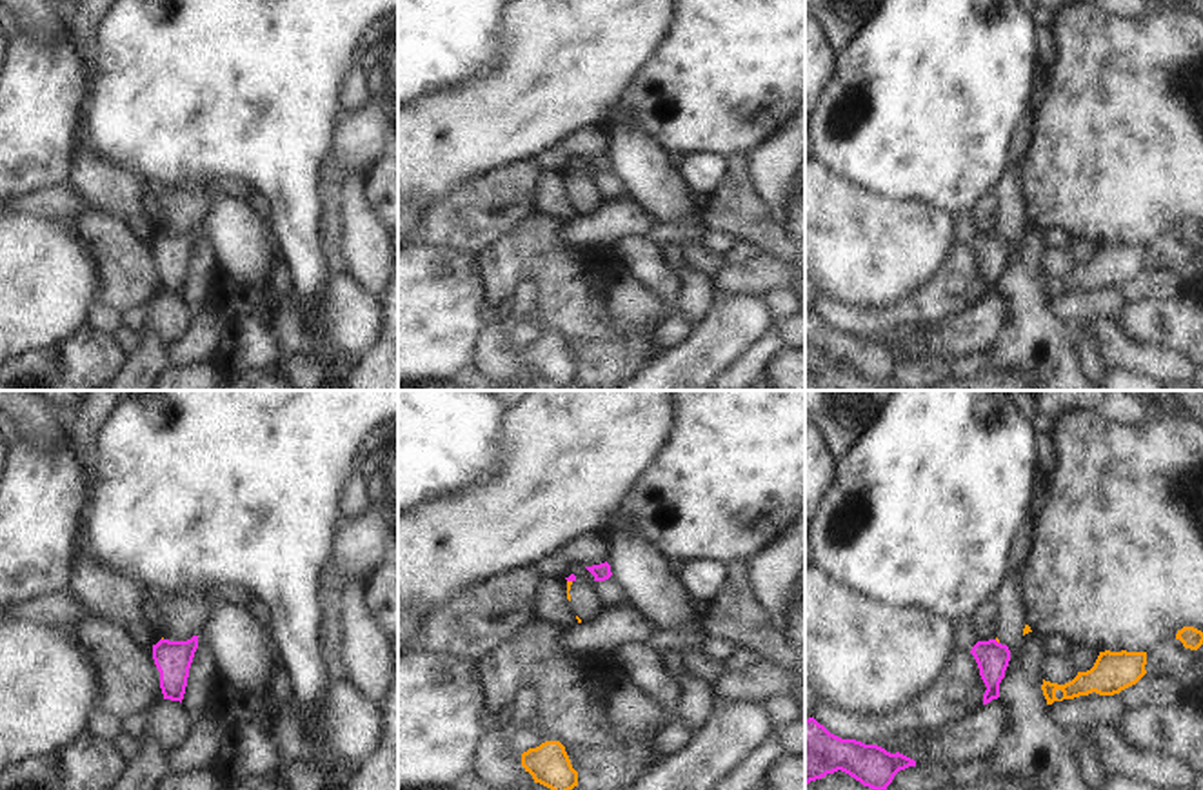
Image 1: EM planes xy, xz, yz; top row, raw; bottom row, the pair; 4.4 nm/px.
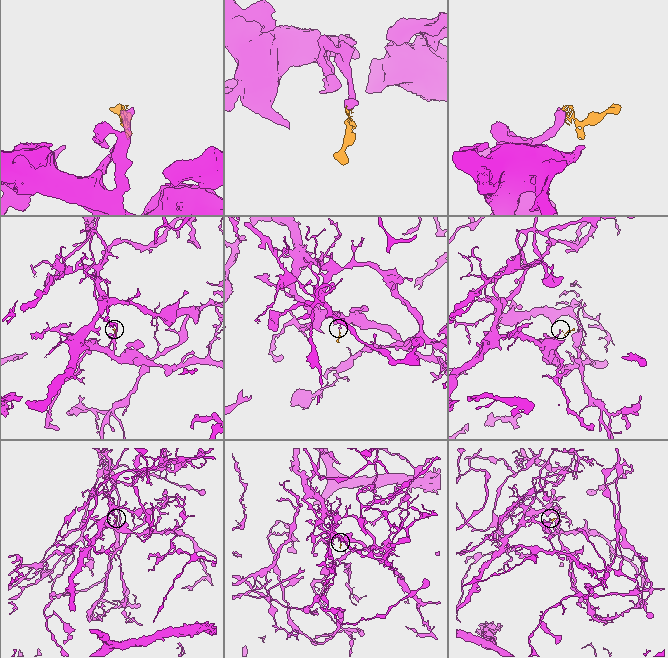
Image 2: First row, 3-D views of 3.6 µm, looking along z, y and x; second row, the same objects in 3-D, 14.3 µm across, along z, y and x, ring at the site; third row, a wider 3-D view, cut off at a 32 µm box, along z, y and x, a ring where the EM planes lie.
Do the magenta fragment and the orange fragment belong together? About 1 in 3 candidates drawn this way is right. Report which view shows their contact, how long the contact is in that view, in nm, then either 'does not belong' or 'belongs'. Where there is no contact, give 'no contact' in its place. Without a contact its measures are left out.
xz | 30 nm | does not belong

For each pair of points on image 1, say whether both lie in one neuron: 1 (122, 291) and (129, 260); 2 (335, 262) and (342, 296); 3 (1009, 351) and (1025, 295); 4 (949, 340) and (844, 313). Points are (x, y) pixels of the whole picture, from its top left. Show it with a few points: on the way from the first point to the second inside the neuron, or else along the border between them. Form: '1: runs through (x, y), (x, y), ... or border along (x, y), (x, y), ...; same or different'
1: runs through (128, 284), (129, 267); same
2: border along (346, 273), (331, 276); different
3: runs through (1024, 336), (1025, 309); same
4: border along (933, 320), (898, 322), (858, 333); different

